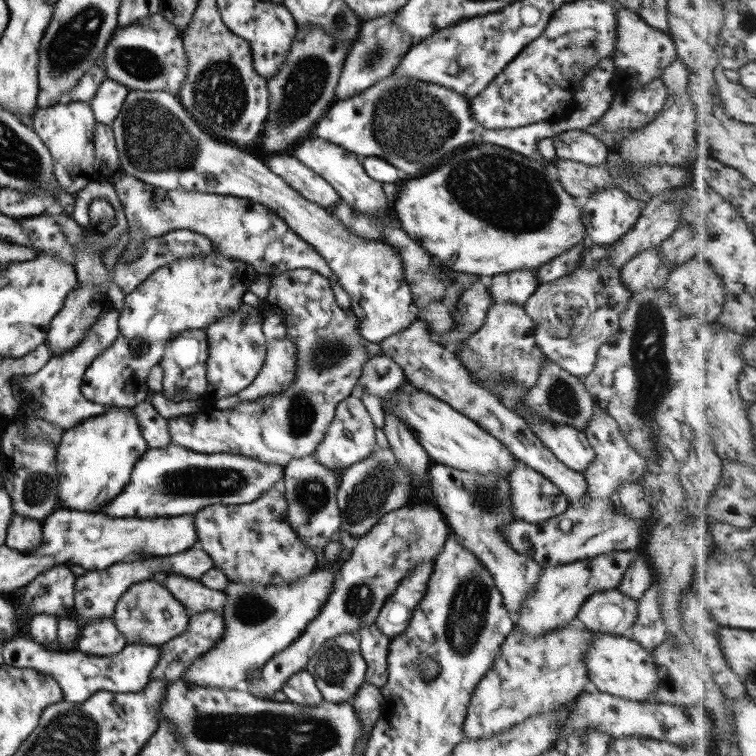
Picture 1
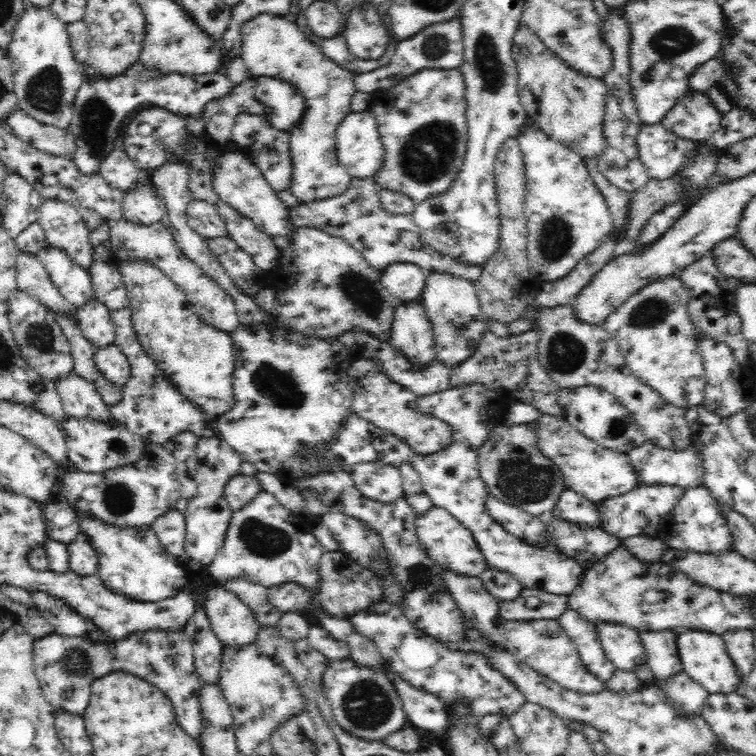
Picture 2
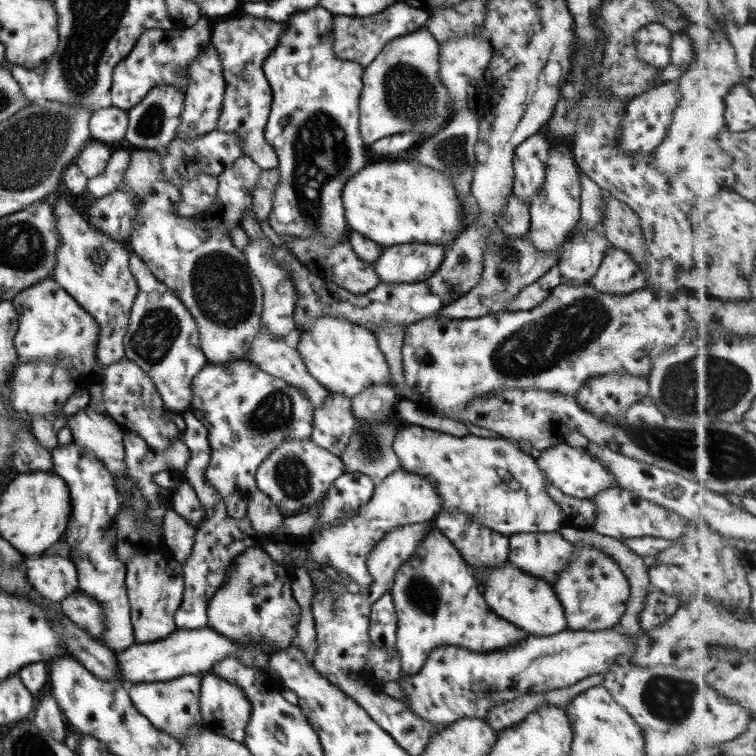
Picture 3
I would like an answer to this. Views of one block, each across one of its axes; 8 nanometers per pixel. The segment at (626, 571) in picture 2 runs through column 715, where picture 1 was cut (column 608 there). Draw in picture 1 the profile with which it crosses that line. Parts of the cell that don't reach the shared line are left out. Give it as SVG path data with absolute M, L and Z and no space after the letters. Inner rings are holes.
M605 589L594 592L584 600L575 616L575 621L584 626L586 630L593 633L605 633L608 635L627 634L629 628L635 621L637 602L635 599L629 598L625 593L615 589Z

